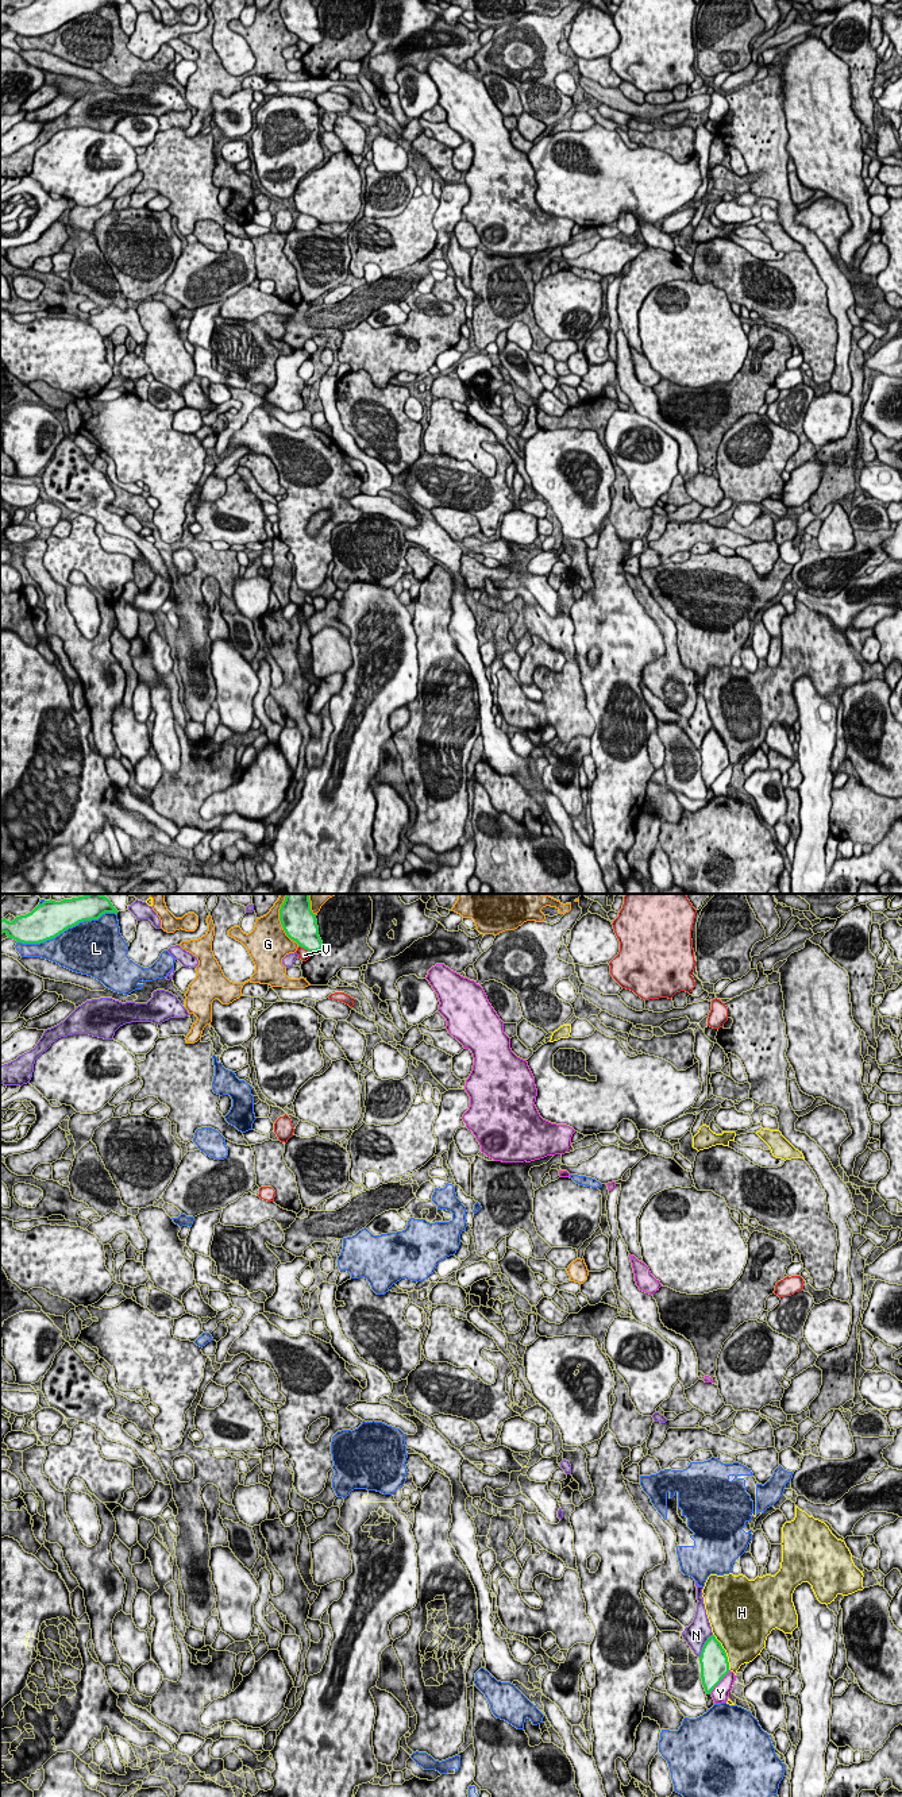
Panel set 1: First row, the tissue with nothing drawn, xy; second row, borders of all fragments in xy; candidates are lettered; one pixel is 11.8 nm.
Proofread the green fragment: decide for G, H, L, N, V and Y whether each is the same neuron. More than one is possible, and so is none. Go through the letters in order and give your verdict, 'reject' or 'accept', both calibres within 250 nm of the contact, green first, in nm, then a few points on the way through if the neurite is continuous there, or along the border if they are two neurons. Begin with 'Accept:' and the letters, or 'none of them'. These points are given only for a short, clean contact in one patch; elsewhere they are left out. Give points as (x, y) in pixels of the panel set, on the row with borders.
Accept: none of them
G: reject | 400/400 nm
H: reject | 340/480 nm
L: reject | 420/480 nm
N: reject | 340/280 nm
V: reject | 360/140 nm
Y: reject | 340/200 nm

